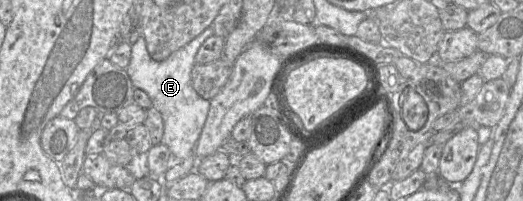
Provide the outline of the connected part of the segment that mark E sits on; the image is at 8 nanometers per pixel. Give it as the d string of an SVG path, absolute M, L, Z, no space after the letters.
M210 26L163 61L155 61L150 57L143 37L132 45L131 60L126 70L136 89L146 92L152 101L152 106L161 113L164 121L161 143L169 148L173 161L184 160L195 153L209 113L210 101L199 96L194 90L191 72L196 65L195 56L200 46L213 35L214 31Z

